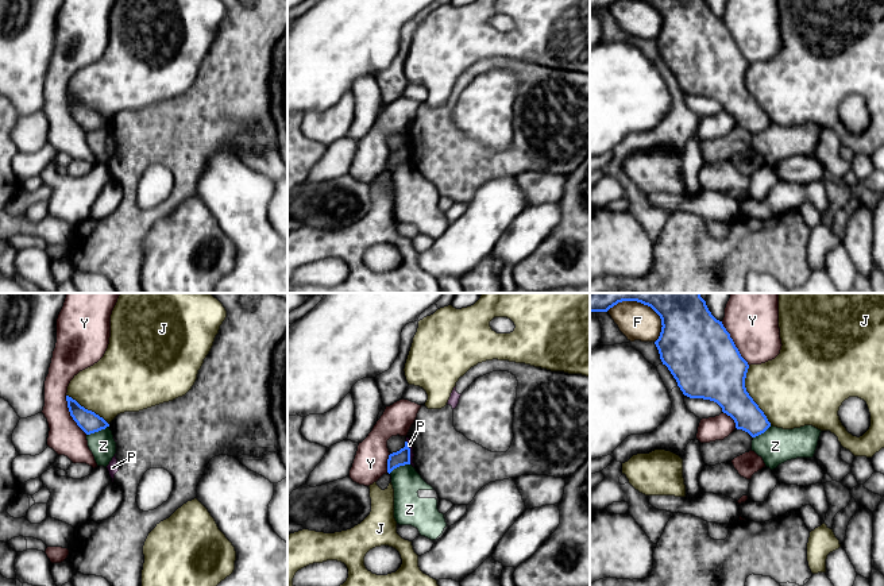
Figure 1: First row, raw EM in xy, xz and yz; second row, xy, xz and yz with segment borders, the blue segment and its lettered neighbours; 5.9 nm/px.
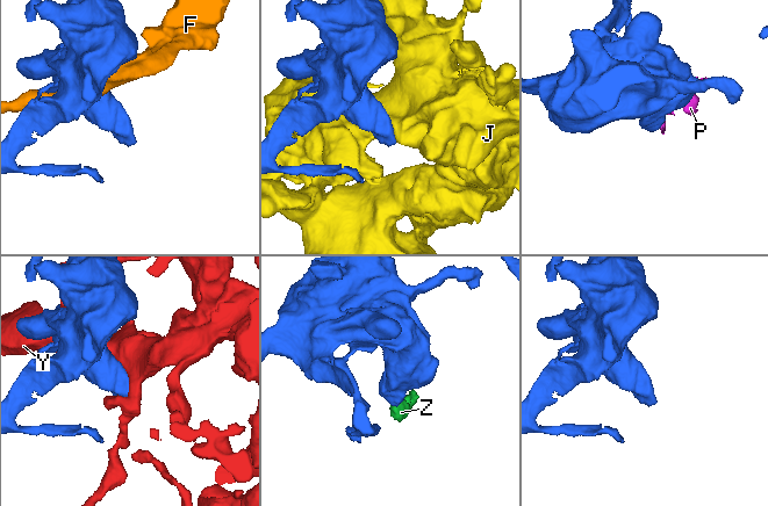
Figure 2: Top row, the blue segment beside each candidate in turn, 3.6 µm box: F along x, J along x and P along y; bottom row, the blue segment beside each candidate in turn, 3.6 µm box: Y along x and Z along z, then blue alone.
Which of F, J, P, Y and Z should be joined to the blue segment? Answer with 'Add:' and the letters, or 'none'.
Add: none

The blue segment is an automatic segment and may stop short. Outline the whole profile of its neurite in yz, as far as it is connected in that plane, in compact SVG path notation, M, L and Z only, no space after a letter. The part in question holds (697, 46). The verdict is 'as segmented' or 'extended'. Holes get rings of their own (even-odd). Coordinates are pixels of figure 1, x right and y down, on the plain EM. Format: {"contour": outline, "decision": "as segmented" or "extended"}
{"contour": "M641 0L661 16L661 30L655 39L663 62L668 65L684 93L717 100L730 113L737 127L752 135L764 131L771 120L745 85L749 66L722 19L709 8L706 0Z", "decision": "as segmented"}

